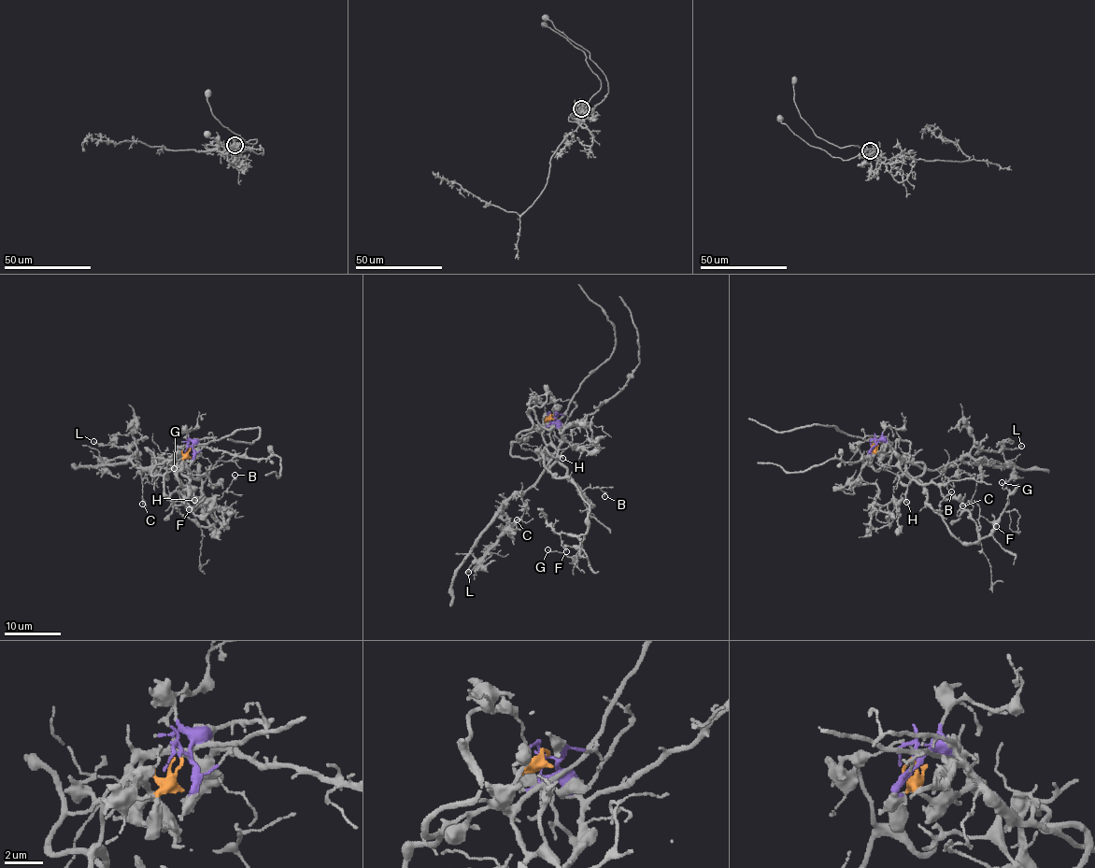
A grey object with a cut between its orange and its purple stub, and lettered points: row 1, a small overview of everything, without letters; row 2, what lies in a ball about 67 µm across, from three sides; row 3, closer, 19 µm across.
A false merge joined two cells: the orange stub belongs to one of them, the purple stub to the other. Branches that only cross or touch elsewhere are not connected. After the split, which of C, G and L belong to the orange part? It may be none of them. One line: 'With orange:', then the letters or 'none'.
With orange: G

